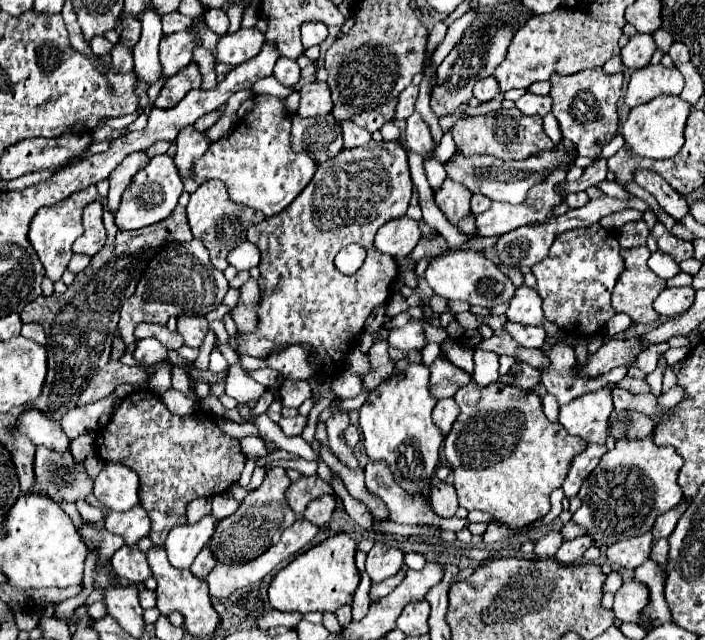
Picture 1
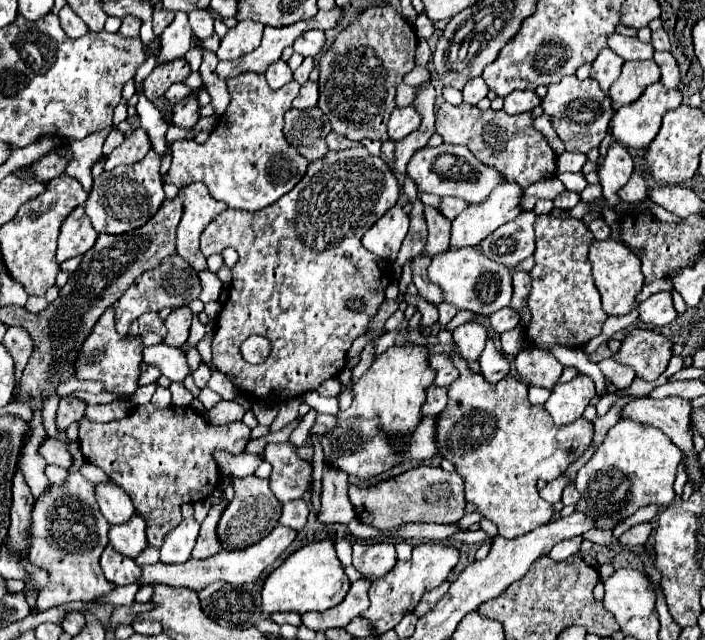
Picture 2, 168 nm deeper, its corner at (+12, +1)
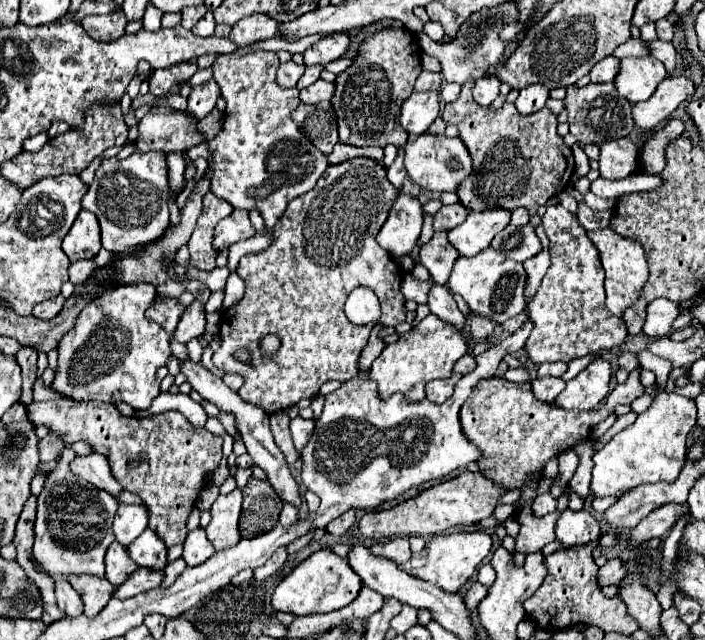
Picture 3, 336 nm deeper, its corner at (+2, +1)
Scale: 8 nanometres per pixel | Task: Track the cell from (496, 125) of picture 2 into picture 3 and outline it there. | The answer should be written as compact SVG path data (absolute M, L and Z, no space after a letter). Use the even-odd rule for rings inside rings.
M474 82L462 84L458 100L442 110L442 120L458 126L460 140L466 144L474 166L456 190L460 204L478 212L488 208L526 208L534 216L542 204L568 186L574 174L572 150L556 132L558 120L548 108L522 116L512 102L498 110L482 108L472 98L472 86Z

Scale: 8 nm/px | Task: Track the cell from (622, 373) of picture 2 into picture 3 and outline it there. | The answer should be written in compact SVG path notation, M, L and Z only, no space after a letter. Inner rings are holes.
M622 352L618 356L618 366L626 368L630 372L630 370L634 370L634 366L640 366L640 362L638 362L638 358L636 358L634 352Z

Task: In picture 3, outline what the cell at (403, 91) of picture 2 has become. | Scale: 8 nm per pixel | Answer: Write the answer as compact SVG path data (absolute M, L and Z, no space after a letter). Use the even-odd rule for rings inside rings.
M422 72L416 80L416 86L414 90L416 92L426 92L426 90L440 90L442 86L442 76L438 72Z

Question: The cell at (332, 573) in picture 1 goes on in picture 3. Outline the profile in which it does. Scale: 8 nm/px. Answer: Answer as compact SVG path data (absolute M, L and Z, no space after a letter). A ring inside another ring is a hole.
M328 548L314 552L310 558L306 558L302 564L298 564L274 590L272 596L272 608L280 612L292 612L296 616L308 616L318 612L332 612L348 606L360 592L362 580L354 570L350 570L350 564L346 558L340 558L332 554Z

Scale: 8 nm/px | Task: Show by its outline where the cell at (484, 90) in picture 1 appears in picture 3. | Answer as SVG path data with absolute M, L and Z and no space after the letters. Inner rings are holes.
M480 78L474 84L474 100L480 106L490 106L494 102L494 98L500 94L500 82L496 78Z

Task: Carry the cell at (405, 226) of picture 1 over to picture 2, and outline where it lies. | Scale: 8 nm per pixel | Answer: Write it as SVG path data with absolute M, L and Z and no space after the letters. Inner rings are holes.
M396 204L362 238L362 244L384 260L396 260L402 240L408 232L408 214Z

